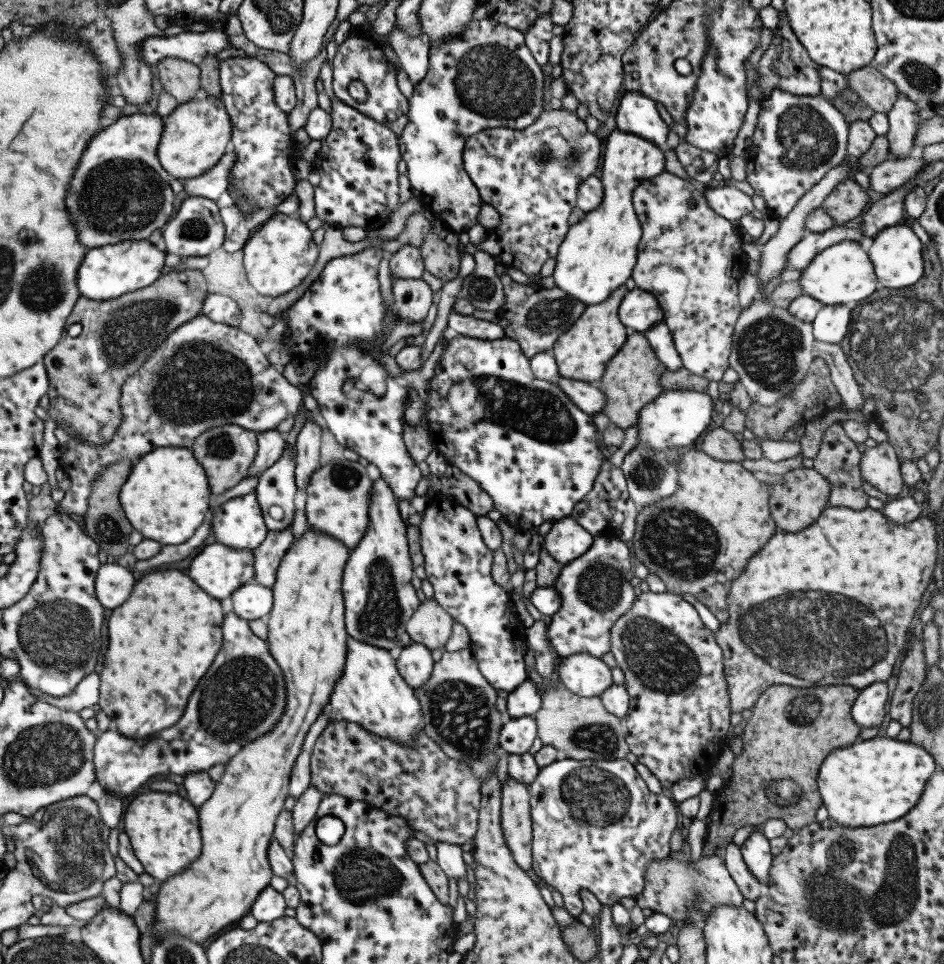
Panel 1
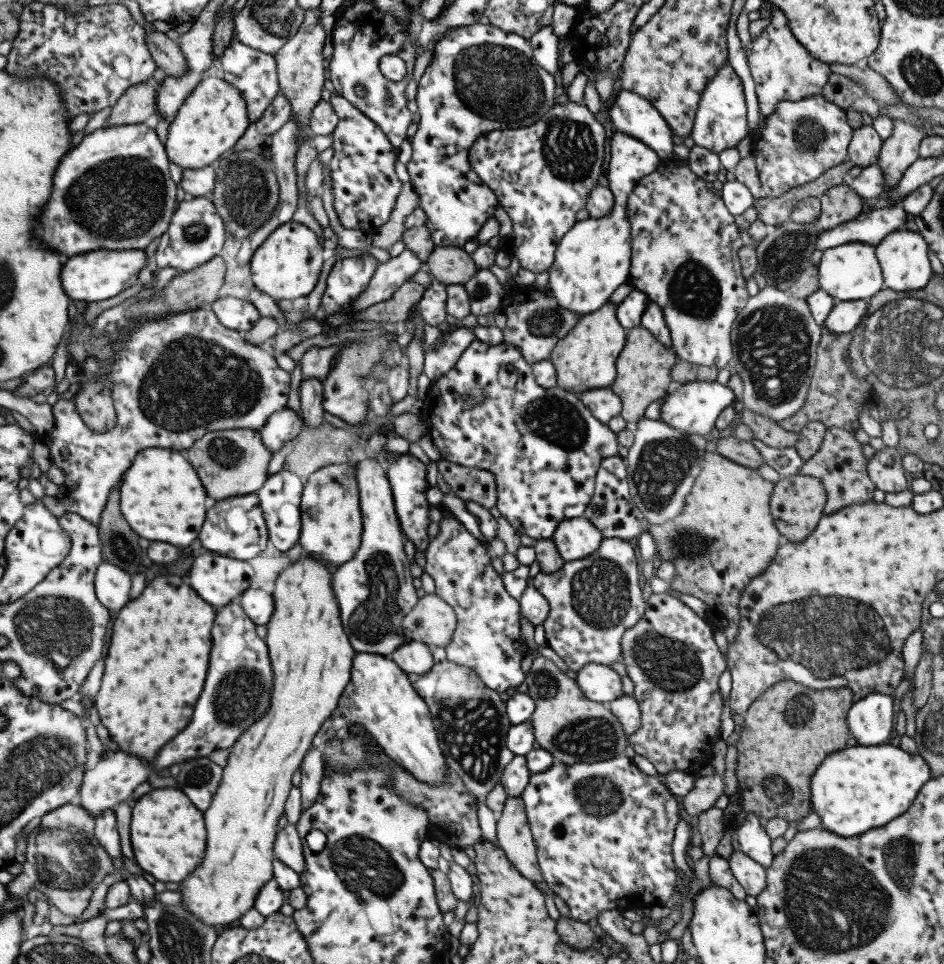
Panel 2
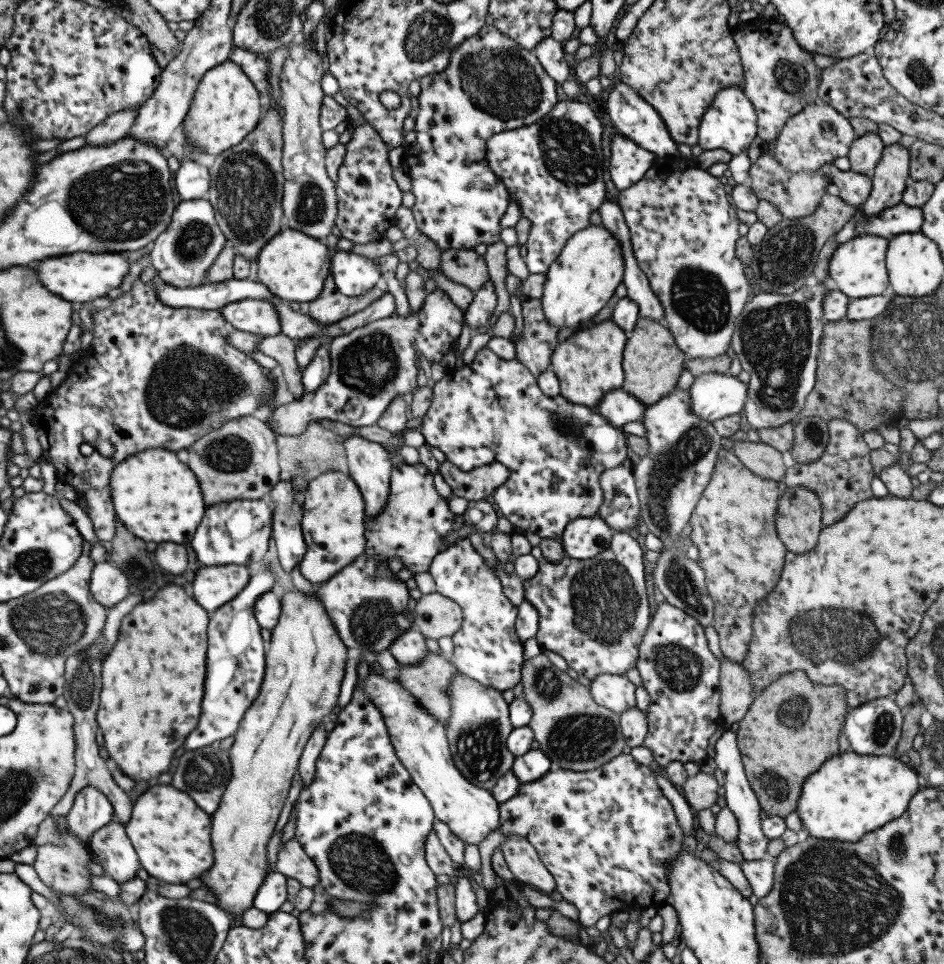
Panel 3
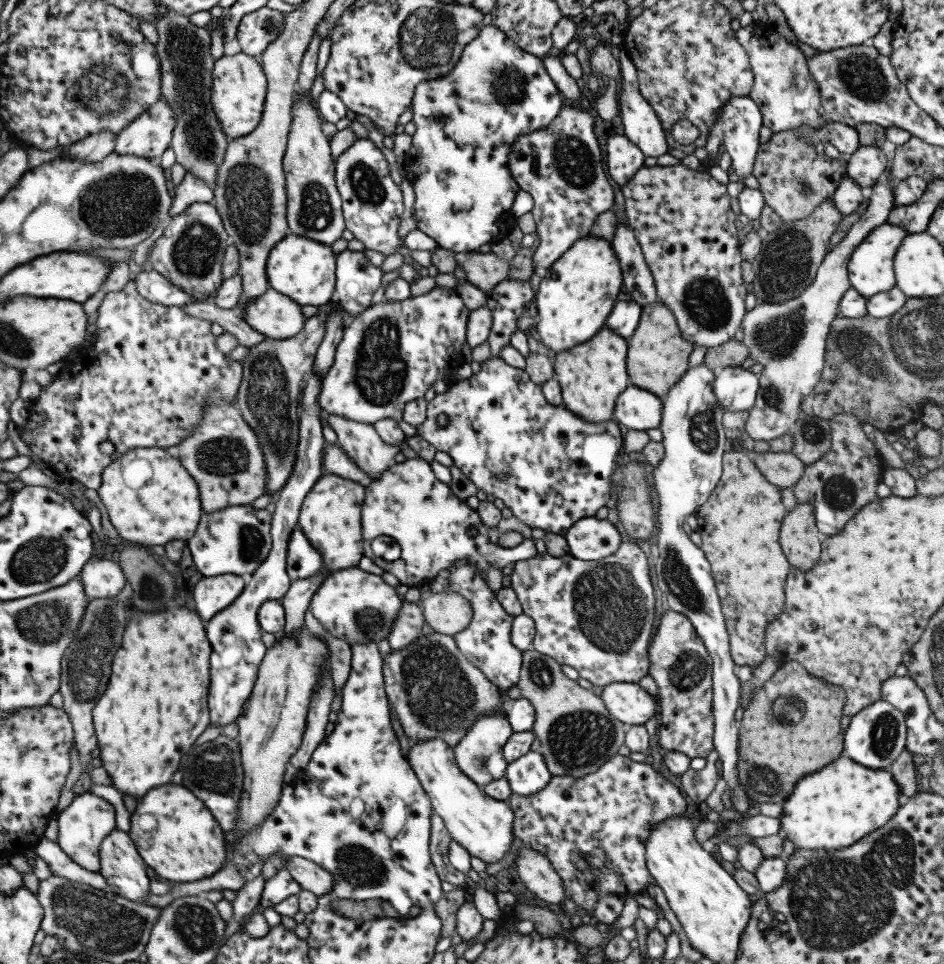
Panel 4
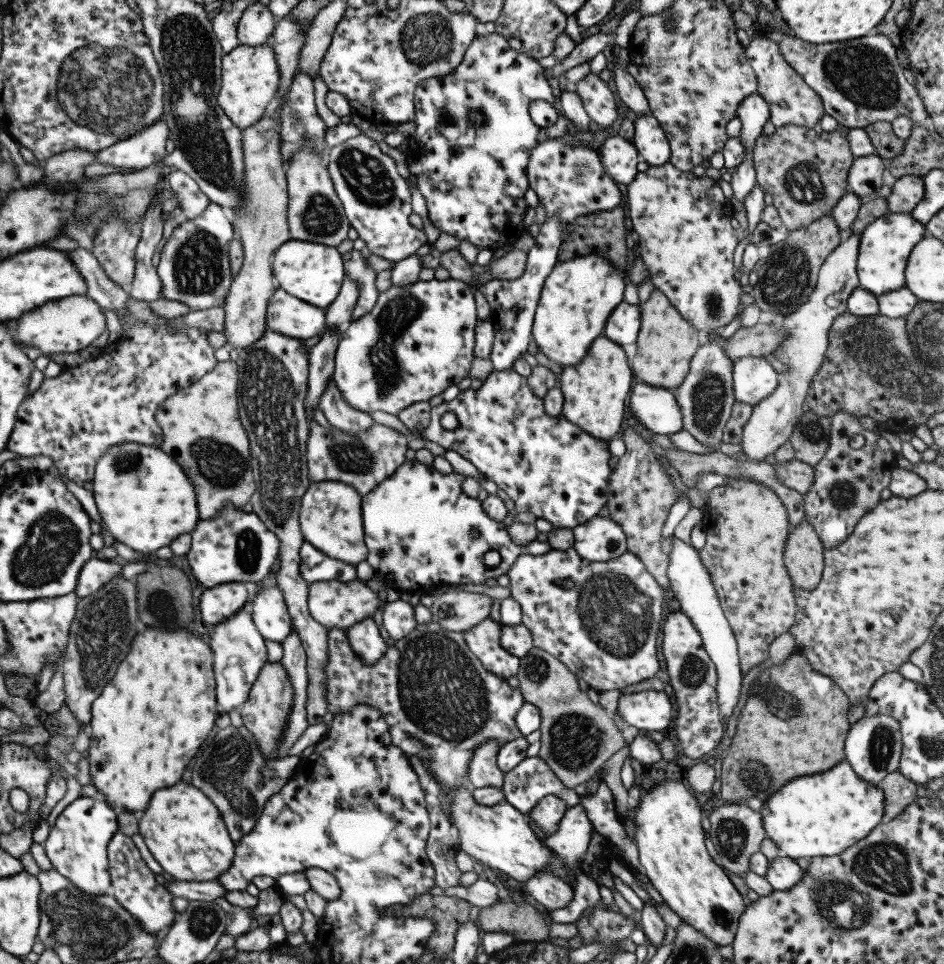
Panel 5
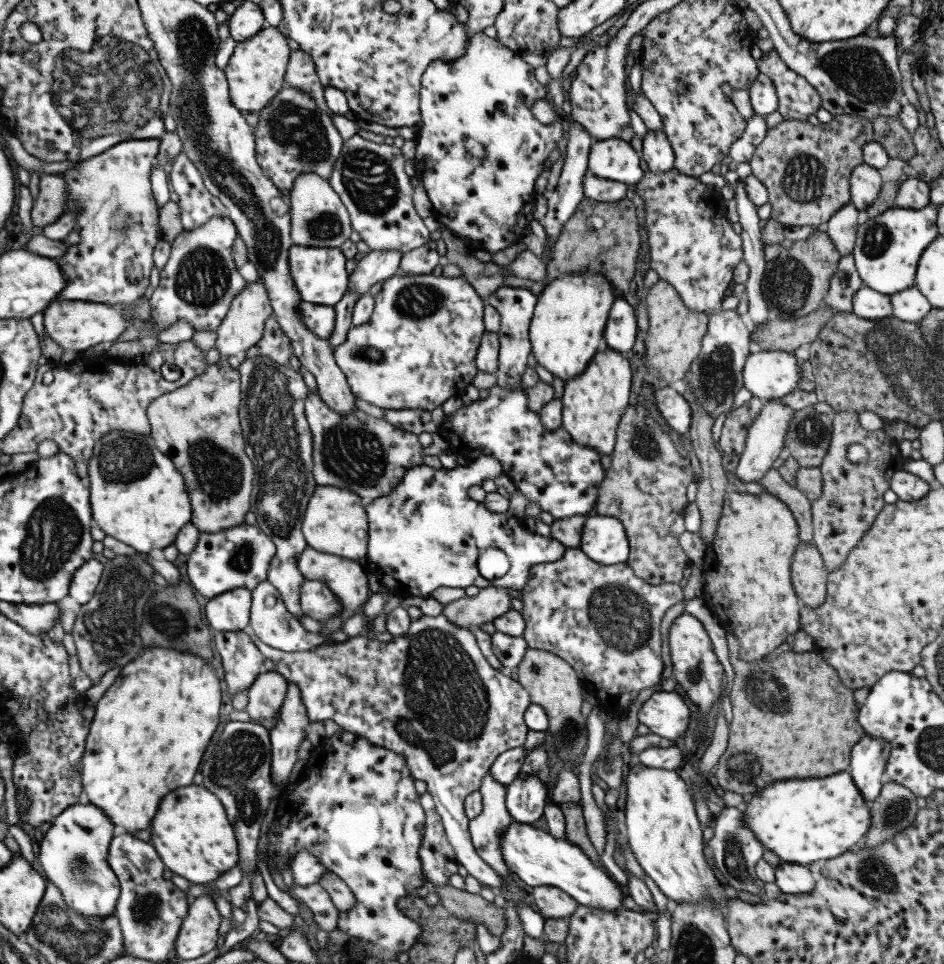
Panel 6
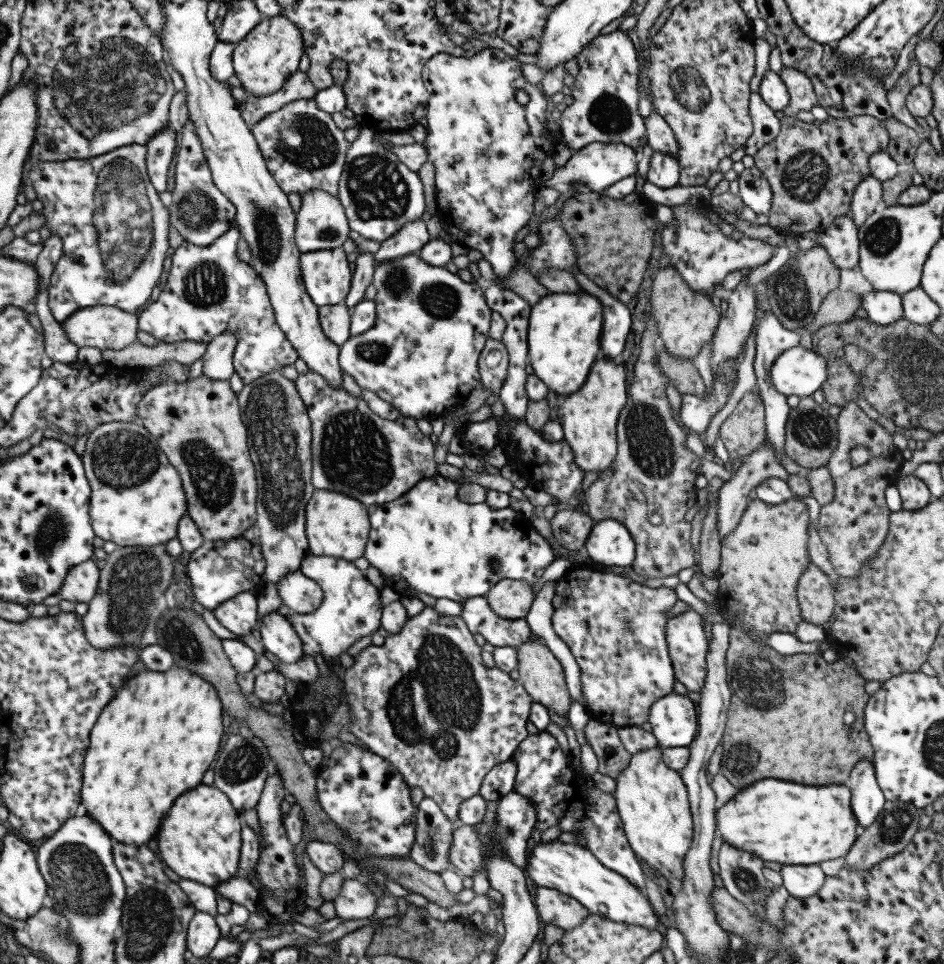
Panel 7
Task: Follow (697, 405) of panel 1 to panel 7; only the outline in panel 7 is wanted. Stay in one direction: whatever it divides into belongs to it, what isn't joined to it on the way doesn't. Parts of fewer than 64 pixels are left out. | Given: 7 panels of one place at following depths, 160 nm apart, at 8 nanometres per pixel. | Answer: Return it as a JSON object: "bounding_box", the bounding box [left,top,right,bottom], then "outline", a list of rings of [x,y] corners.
{"bounding_box":[769,345,828,397],"outline":[[[801,345],[782,350],[769,367],[770,384],[779,392],[789,396],[811,397],[828,377],[825,358]]]}

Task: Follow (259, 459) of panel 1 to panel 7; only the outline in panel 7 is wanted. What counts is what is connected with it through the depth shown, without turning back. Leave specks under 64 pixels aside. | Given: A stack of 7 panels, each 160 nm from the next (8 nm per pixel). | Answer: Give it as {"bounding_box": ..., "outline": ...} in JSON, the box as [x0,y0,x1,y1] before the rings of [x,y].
{"bounding_box":[338,251,490,419],"outline":[[[417,251],[400,256],[385,263],[379,263],[375,266],[370,282],[375,287],[374,302],[376,317],[373,326],[369,327],[364,333],[350,337],[338,347],[338,365],[345,374],[348,374],[360,386],[362,390],[367,390],[375,393],[384,402],[387,402],[392,408],[399,411],[401,417],[407,418],[425,418],[433,419],[436,417],[445,416],[450,411],[453,411],[458,406],[464,406],[465,400],[474,388],[477,381],[480,379],[477,370],[477,359],[485,341],[488,337],[488,328],[490,323],[490,308],[484,301],[483,288],[480,283],[463,282],[457,274],[451,274],[444,267],[429,266],[423,262],[423,258],[418,257]]]}

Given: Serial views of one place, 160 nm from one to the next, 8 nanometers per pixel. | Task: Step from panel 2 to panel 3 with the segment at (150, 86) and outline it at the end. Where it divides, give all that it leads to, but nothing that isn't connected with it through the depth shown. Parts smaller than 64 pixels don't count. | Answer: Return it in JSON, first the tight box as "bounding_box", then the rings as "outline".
{"bounding_box":[83,109,136,146],"outline":[[[125,109],[106,116],[99,125],[96,125],[83,136],[85,145],[105,146],[105,144],[111,144],[111,142],[115,142],[119,138],[127,137],[127,132],[133,125],[135,115],[136,110]]]}

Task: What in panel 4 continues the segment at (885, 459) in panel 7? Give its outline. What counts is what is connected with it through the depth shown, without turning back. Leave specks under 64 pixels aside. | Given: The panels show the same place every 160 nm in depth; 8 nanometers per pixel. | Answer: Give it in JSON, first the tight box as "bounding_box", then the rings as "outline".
{"bounding_box":[792,414,883,537],"outline":[[[837,414],[828,420],[830,428],[830,447],[820,459],[813,464],[805,465],[799,480],[792,486],[797,503],[809,503],[814,510],[814,519],[817,530],[822,537],[837,534],[845,526],[845,523],[862,507],[874,501],[875,486],[881,482],[883,470],[883,458],[877,453],[873,442],[861,431],[861,422],[857,417],[849,414]]]}

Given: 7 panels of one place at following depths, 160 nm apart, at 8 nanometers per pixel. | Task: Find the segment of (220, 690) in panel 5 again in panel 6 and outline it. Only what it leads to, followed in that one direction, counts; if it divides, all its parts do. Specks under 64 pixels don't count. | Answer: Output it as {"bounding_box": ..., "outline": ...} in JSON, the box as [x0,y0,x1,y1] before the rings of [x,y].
{"bounding_box":[211,630,263,694],"outline":[[[244,630],[211,631],[213,646],[223,666],[227,694],[249,689],[262,671],[263,658]]]}

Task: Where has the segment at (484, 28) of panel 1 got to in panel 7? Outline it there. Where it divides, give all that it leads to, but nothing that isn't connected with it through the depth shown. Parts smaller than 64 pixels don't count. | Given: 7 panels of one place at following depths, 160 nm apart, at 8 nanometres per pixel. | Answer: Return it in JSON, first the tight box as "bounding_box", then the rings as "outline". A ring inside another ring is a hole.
{"bounding_box":[421,47,555,280],"outline":[[[485,47],[483,50],[472,53],[471,55],[454,57],[451,54],[437,53],[431,58],[428,58],[421,69],[421,78],[423,86],[429,94],[427,110],[425,113],[425,140],[423,140],[423,149],[425,149],[425,155],[427,155],[427,162],[430,162],[435,169],[435,201],[437,204],[438,221],[440,227],[448,233],[452,239],[460,241],[463,245],[473,250],[478,250],[482,254],[482,258],[485,259],[491,265],[493,274],[499,280],[505,280],[513,266],[517,266],[518,260],[513,255],[513,236],[517,230],[521,230],[527,220],[533,215],[533,202],[535,200],[535,193],[538,189],[542,188],[542,181],[540,178],[541,162],[548,156],[551,156],[555,147],[555,137],[549,131],[543,128],[545,126],[545,120],[548,117],[548,111],[550,109],[549,99],[541,92],[538,84],[531,84],[525,81],[525,78],[521,75],[521,65],[519,61],[515,61],[510,56],[505,55],[499,48]],[[515,90],[524,90],[529,97],[529,101],[524,106],[518,105],[513,98],[513,92]]]}

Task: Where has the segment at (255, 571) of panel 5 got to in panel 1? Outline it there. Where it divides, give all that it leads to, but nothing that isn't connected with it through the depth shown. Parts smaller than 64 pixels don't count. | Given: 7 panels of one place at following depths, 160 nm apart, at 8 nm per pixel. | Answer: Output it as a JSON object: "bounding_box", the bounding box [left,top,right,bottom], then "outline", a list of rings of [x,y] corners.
{"bounding_box":[211,493,266,549],"outline":[[[254,493],[235,496],[215,508],[211,534],[215,542],[234,549],[256,549],[265,538],[266,526]]]}

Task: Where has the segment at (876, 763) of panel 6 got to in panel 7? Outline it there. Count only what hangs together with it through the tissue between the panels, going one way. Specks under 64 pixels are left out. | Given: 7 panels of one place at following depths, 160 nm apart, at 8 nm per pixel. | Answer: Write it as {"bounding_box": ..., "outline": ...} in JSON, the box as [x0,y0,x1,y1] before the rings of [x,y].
{"bounding_box":[844,759,884,828],"outline":[[[859,759],[844,782],[850,790],[850,807],[859,828],[869,826],[884,803],[884,794],[878,787],[872,761]]]}

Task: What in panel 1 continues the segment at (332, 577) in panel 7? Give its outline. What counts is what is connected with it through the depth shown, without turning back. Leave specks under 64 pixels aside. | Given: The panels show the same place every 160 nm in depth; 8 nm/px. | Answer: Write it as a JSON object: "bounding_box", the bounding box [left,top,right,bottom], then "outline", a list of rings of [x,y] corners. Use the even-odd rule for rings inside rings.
{"bounding_box":[253,442,295,531],"outline":[[[285,442],[285,448],[279,458],[268,469],[259,474],[253,492],[259,503],[262,519],[267,529],[278,531],[285,527],[290,528],[295,491],[294,460],[291,459],[291,453],[289,453]],[[271,506],[281,508],[283,516],[280,520],[274,520],[267,513]]]}

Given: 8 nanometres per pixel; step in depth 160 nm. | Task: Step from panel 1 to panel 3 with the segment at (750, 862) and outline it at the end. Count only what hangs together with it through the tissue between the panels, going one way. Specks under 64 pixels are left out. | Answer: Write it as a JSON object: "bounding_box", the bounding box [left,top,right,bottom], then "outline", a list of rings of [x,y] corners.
{"bounding_box":[713,725,768,861],"outline":[[[720,725],[723,733],[721,733],[715,743],[713,760],[717,767],[717,774],[723,778],[723,797],[726,800],[726,807],[734,814],[738,824],[735,847],[739,850],[740,856],[746,861],[767,858],[768,838],[762,833],[760,825],[763,815],[757,797],[747,782],[743,765],[741,764],[741,755],[739,755],[739,749],[737,749],[736,733],[731,732],[728,726]]]}

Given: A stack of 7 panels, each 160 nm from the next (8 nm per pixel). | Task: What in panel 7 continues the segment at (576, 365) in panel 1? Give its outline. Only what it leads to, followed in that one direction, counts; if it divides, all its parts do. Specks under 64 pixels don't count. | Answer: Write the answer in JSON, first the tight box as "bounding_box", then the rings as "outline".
{"bounding_box":[557,358,627,472],"outline":[[[605,358],[594,360],[584,383],[576,393],[568,394],[559,402],[557,410],[557,421],[562,428],[563,440],[570,446],[574,456],[574,463],[584,472],[598,472],[605,470],[616,455],[616,422],[623,409],[627,398],[627,388],[625,388],[625,370],[618,360]]]}

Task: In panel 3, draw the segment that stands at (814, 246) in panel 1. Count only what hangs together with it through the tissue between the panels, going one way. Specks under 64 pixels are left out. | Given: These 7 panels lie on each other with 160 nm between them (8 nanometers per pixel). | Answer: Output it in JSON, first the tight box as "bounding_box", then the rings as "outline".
{"bounding_box":[854,203,922,238],"outline":[[[899,203],[891,209],[881,210],[872,217],[861,215],[855,223],[854,236],[880,236],[890,238],[901,233],[914,233],[920,230],[922,223],[921,208],[911,208]]]}

